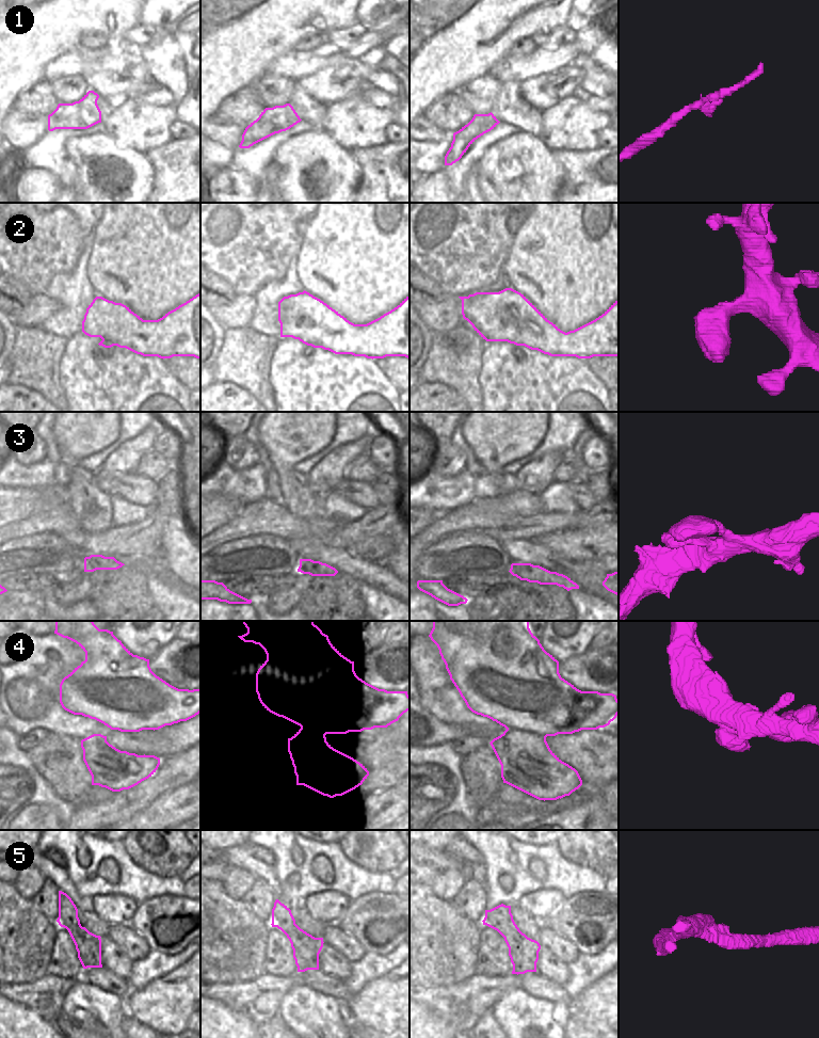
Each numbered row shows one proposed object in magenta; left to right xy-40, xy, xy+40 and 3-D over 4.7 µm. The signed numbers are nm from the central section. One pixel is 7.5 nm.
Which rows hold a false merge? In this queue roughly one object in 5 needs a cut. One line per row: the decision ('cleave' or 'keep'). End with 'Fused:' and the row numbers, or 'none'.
1: keep
2: keep
3: keep
4: keep
5: cleave
Fused: 5

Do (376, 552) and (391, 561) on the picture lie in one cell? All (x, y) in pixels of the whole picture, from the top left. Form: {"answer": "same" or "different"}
{"answer": "different"}

